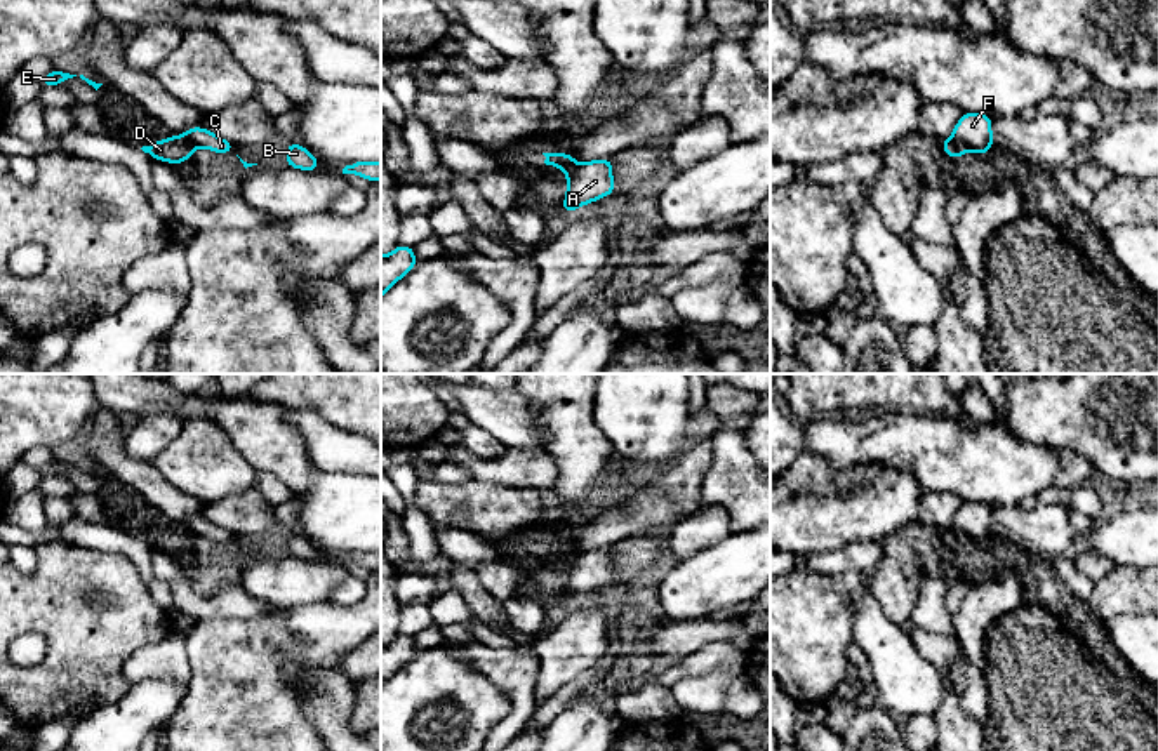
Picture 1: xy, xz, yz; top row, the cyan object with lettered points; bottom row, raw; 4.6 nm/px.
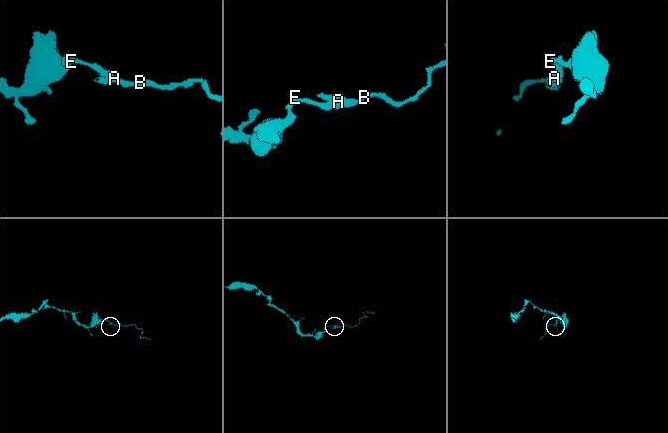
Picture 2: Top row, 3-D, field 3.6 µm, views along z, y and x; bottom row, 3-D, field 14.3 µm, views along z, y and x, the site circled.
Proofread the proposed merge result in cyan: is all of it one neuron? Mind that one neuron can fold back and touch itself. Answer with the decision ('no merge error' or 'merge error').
merge error

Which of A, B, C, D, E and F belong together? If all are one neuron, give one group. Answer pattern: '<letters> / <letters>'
A B C E F / D

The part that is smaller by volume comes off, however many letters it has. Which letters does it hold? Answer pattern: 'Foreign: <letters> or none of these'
Foreign: D

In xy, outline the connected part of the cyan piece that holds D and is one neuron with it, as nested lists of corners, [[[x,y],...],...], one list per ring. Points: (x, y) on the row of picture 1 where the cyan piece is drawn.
[[[184,136],[155,141],[151,146],[143,146],[141,150],[151,158],[170,162],[174,165],[186,162],[193,153],[193,146]]]

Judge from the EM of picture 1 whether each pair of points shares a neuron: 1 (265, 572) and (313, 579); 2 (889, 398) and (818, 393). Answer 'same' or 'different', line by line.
1: same
2: same

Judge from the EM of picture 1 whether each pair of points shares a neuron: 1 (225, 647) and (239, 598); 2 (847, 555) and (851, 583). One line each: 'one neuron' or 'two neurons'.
1: two neurons
2: two neurons

